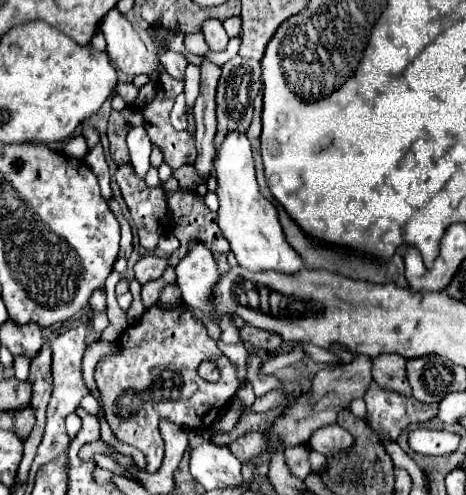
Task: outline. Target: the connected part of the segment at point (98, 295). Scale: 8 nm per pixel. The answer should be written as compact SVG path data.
M96 289L90 297L90 307L98 313L98 311L104 311L106 309L106 291L104 289Z

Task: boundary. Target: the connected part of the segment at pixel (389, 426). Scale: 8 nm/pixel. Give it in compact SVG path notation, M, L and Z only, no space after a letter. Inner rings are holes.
M376 381L364 393L364 403L368 407L366 421L382 445L396 441L410 425L428 423L438 415L438 403L422 403L412 395L404 397L396 391L384 391Z

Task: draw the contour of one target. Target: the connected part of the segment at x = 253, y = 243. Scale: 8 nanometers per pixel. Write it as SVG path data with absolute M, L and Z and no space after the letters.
M242 133L226 135L224 143L218 149L214 173L218 177L216 195L220 199L218 225L224 233L224 237L230 241L230 249L234 251L238 265L244 269L250 269L254 273L258 273L258 271L298 273L304 267L304 261L288 245L288 241L282 233L282 227L278 223L276 207L266 197L262 197L262 193L258 189L250 141L246 139L246 135L242 135Z

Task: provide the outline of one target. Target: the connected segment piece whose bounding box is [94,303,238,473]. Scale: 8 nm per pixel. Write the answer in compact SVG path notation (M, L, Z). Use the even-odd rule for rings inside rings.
M176 303L170 309L160 305L146 307L142 317L122 333L118 345L118 353L104 355L98 361L94 371L96 387L108 425L116 437L138 447L146 457L146 471L156 473L164 459L158 421L166 417L186 429L208 429L238 389L236 367L222 355L216 341L208 335L206 325L184 303ZM204 359L218 363L222 371L218 383L208 383L198 377L196 369Z

